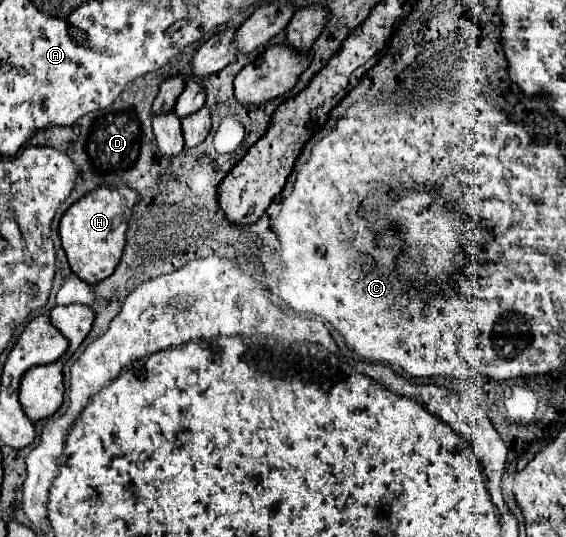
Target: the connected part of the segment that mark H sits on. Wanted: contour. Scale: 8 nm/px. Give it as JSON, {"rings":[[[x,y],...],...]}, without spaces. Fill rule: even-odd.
{"rings":[[[100,186],[74,202],[60,220],[60,238],[66,250],[70,268],[88,284],[98,284],[108,278],[124,252],[126,230],[132,208],[138,204],[138,192],[130,186]]]}

